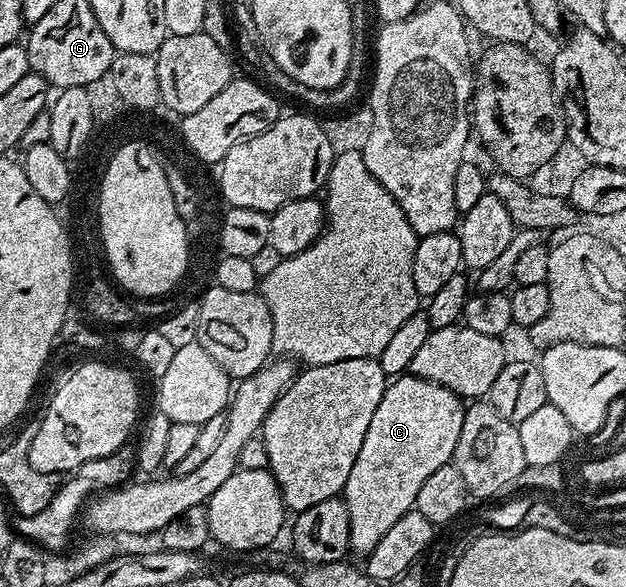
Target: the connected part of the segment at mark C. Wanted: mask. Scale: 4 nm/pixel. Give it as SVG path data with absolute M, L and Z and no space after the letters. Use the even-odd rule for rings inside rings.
M406 373L404 376L394 377L386 385L383 392L383 400L379 400L379 408L375 408L375 416L371 416L371 424L367 427L367 436L363 436L363 448L359 448L359 456L355 456L355 464L347 476L347 484L343 491L343 497L347 504L347 516L351 516L351 540L349 541L349 549L354 555L357 553L361 554L360 556L368 556L375 548L375 544L379 544L379 540L383 540L383 535L395 525L395 520L399 520L399 516L403 516L407 511L416 507L419 488L423 488L423 484L427 481L427 476L431 476L431 472L436 472L439 468L452 463L455 444L459 444L459 431L463 429L465 408L466 403L458 394L451 392L447 388L443 388L439 384L435 384L431 380L417 378L414 374Z

